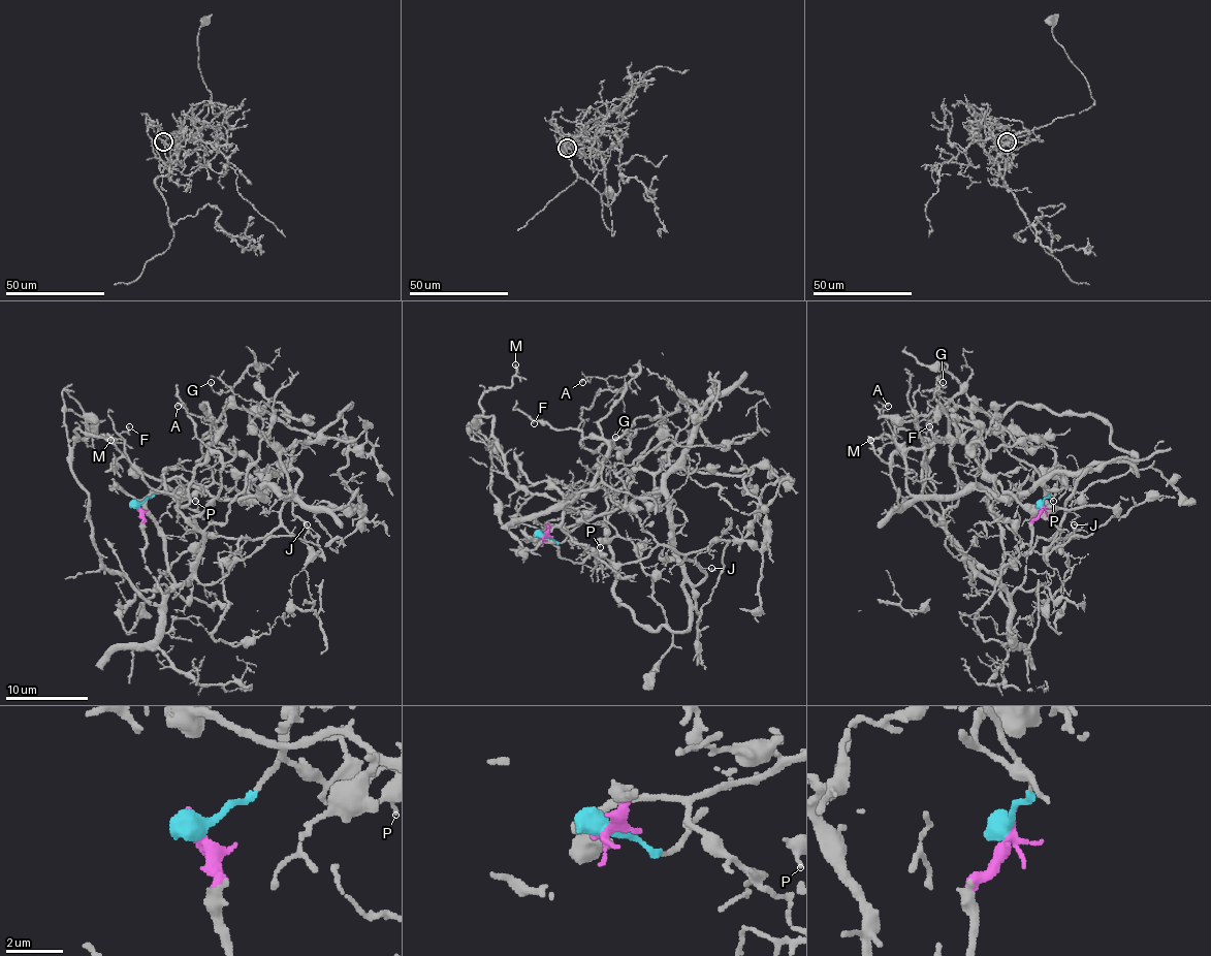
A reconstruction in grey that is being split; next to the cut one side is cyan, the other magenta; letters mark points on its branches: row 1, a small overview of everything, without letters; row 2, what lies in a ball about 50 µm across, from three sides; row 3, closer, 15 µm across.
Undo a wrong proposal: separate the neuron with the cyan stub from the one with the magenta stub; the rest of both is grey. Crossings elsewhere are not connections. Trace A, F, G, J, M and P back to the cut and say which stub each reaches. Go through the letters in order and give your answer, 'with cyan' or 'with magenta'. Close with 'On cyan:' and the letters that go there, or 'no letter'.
A: with magenta
F: with magenta
G: with cyan
J: with cyan
M: with magenta
P: with cyan
On cyan: G, J, P

